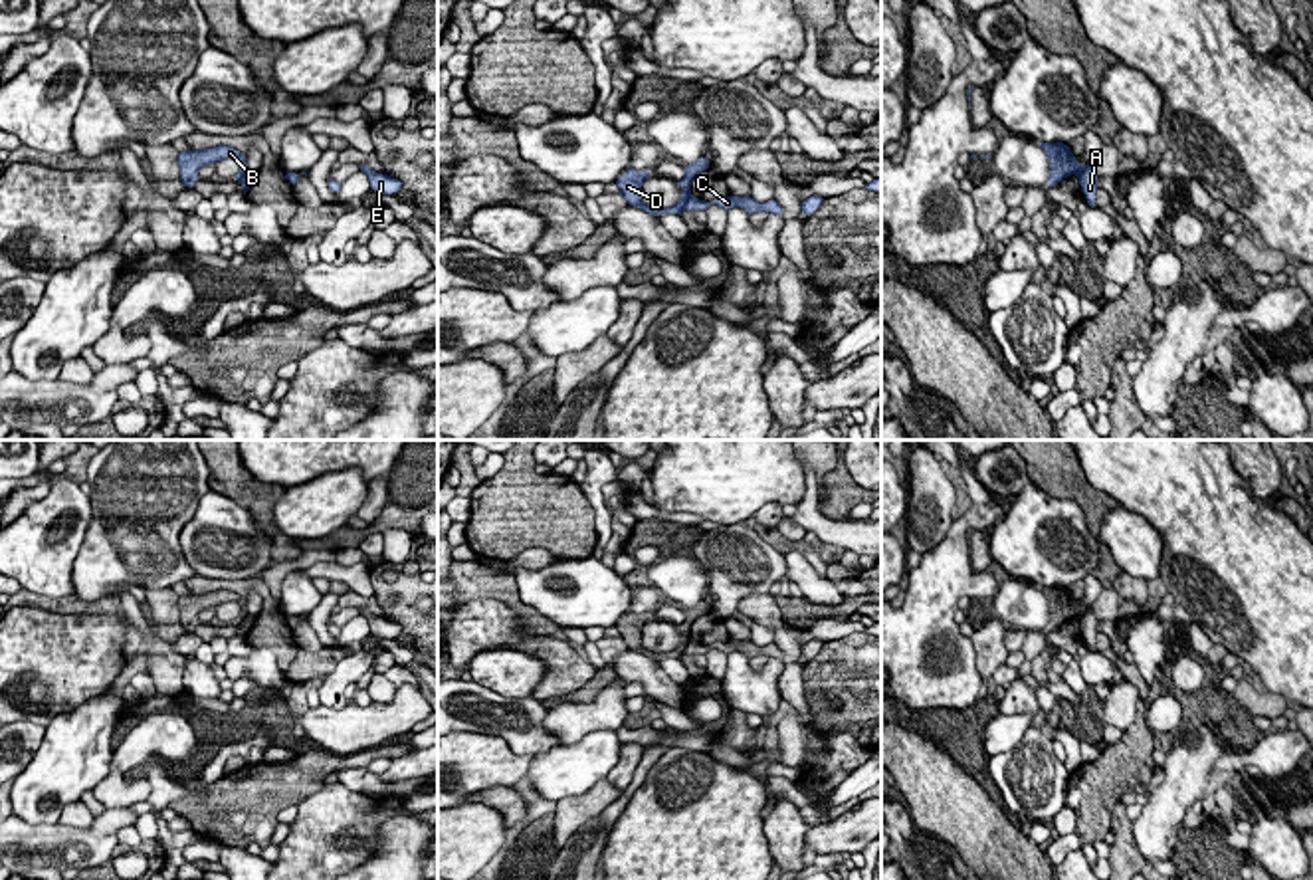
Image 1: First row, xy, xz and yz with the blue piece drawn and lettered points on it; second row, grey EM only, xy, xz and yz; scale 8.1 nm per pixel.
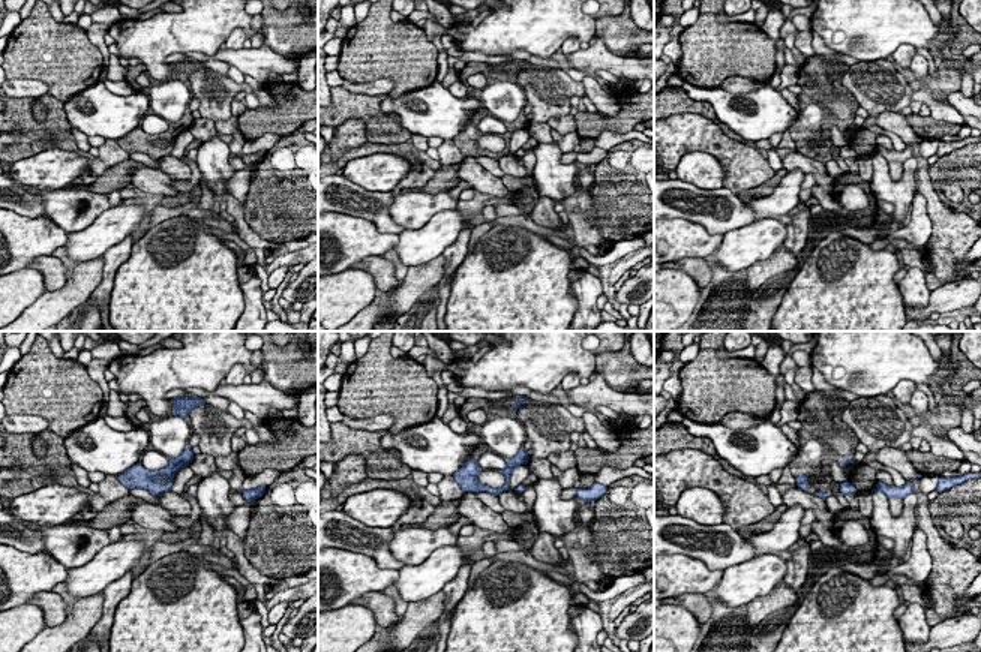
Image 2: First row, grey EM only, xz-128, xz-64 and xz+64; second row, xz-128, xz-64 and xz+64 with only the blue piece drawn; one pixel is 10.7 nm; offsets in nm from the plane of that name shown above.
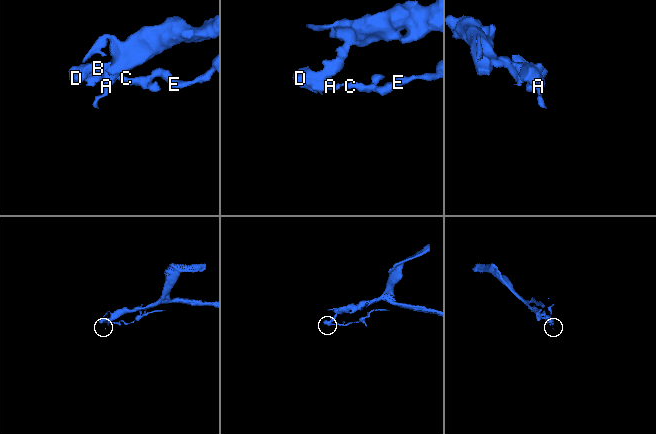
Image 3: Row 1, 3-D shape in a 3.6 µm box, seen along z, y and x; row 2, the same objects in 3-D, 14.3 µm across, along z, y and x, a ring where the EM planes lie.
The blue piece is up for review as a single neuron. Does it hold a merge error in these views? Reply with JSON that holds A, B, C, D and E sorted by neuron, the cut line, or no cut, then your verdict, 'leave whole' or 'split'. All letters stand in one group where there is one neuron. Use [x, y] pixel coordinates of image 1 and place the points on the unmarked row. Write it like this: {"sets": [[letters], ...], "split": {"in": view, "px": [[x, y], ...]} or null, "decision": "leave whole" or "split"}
{"sets": [["A", "C", "E"], ["B", "D"]], "split": {"in": "xz", "px": [[690, 637], [682, 653]]}, "decision": "split"}

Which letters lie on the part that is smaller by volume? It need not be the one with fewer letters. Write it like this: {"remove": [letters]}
{"remove": ["A", "C", "E"]}

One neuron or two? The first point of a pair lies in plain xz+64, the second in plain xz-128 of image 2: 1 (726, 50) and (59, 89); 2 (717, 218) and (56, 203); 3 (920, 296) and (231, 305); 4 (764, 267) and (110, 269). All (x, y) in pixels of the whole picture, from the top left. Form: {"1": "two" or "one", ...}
{"1": "one", "2": "two", "3": "two", "4": "two"}

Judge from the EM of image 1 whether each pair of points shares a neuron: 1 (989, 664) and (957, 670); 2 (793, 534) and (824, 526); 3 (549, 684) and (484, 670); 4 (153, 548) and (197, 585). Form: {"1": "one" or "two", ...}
{"1": "two", "2": "two", "3": "two", "4": "two"}

